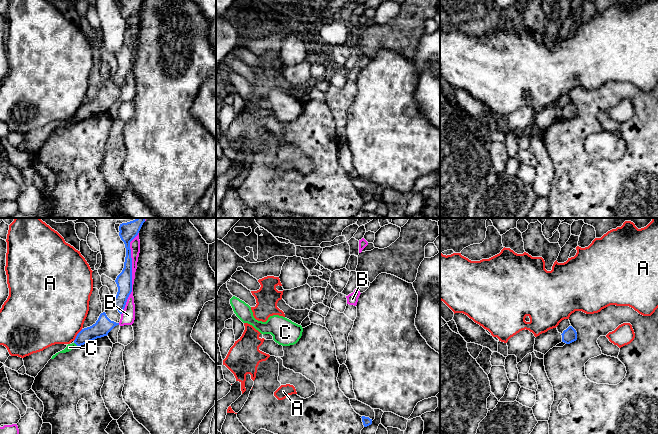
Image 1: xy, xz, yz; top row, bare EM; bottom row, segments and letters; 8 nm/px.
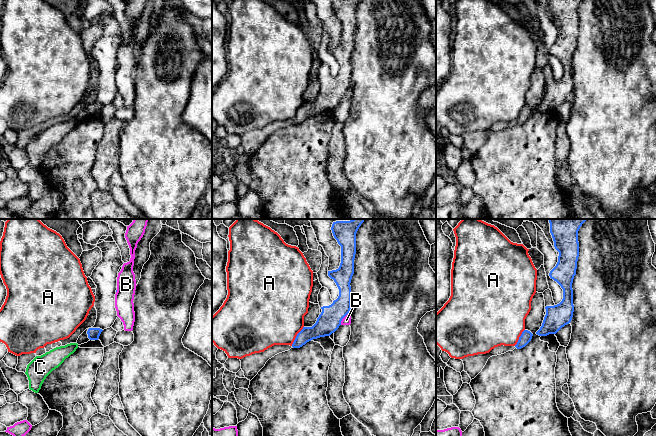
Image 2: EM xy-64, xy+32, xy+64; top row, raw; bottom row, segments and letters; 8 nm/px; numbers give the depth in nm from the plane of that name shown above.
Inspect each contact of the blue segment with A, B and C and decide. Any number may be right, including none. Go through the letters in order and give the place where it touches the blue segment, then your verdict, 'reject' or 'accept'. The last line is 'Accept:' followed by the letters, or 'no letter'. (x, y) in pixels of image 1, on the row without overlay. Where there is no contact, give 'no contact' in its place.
A: xy (77, 111) | reject
B: xy (131, 49) | reject
C: xy (76, 120) | reject
Accept: no letter

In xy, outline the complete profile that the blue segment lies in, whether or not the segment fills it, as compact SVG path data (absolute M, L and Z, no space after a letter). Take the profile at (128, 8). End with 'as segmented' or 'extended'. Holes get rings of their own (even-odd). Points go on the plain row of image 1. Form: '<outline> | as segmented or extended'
M120 0L119 2L119 12L125 20L126 33L124 44L115 56L118 68L112 78L112 81L120 90L122 90L127 75L132 68L132 34L130 18L138 11L142 1L143 0Z | as segmented

